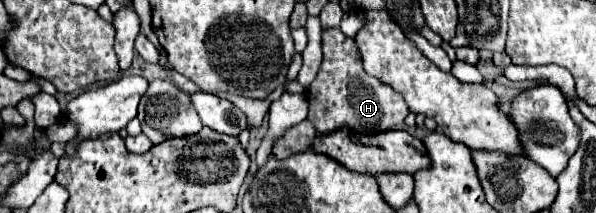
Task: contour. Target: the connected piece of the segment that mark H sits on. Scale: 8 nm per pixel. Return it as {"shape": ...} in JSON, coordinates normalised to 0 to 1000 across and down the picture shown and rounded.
{"shape":[[[569,131],[542,150],[542,300],[532,366],[522,385],[518,469],[518,563],[535,629],[562,620],[565,601],[586,601],[606,638],[639,629],[676,582],[686,507],[656,404],[609,338],[602,235],[592,178],[582,178]]]}

